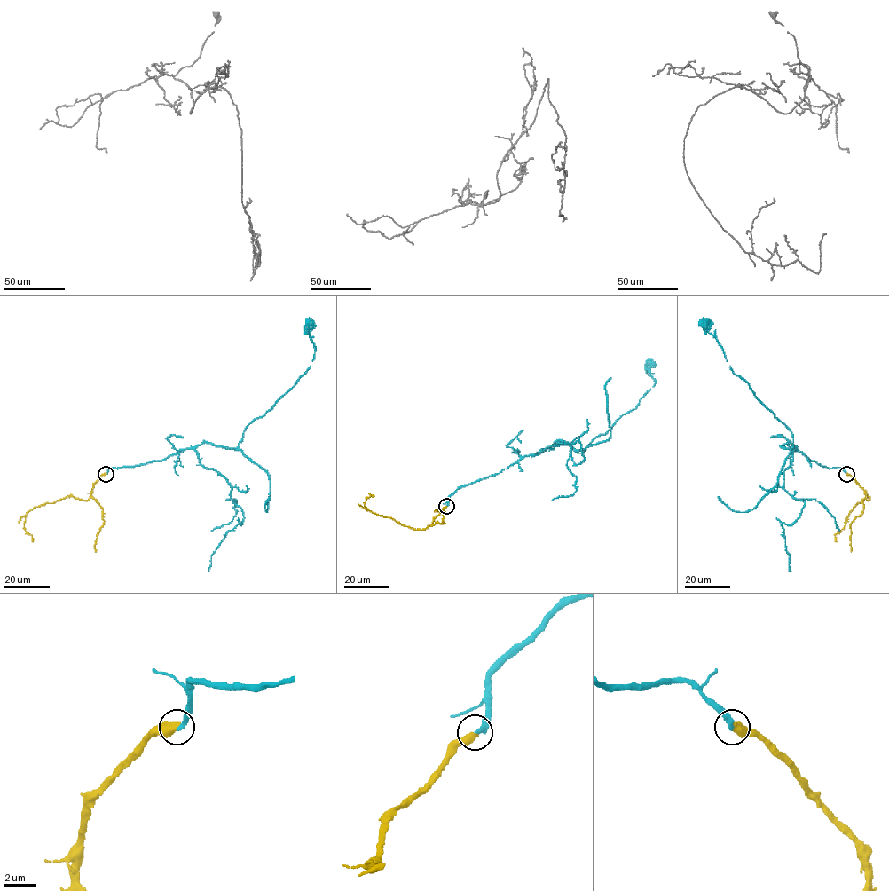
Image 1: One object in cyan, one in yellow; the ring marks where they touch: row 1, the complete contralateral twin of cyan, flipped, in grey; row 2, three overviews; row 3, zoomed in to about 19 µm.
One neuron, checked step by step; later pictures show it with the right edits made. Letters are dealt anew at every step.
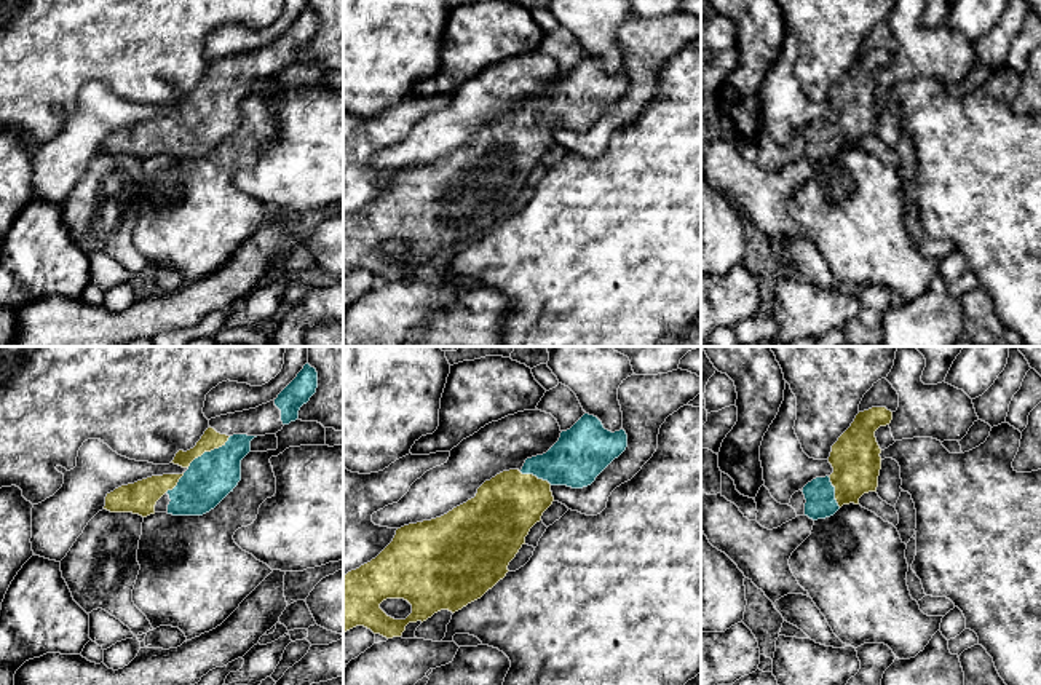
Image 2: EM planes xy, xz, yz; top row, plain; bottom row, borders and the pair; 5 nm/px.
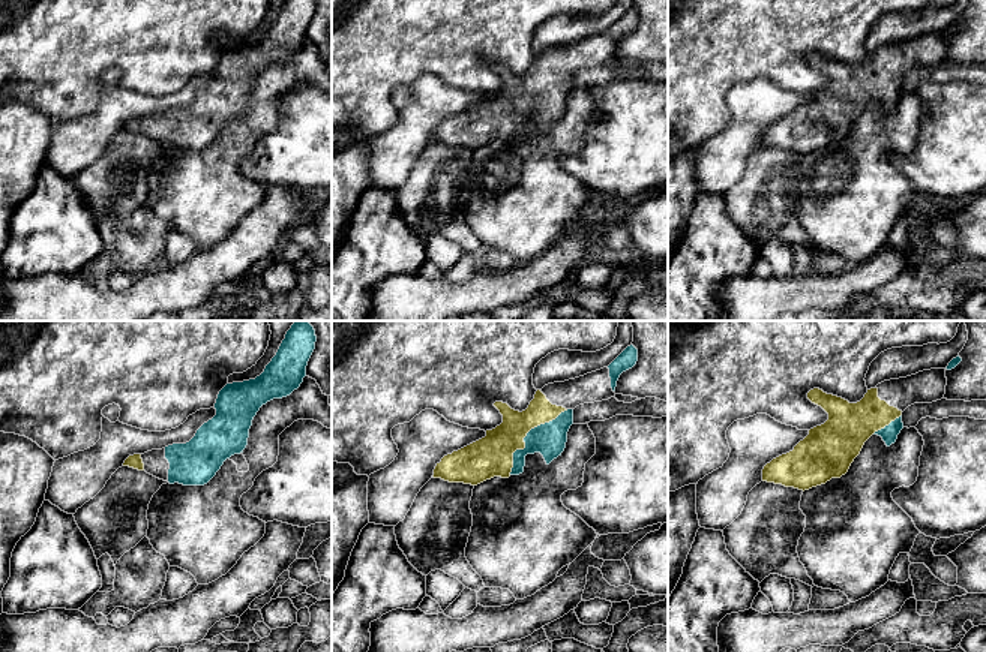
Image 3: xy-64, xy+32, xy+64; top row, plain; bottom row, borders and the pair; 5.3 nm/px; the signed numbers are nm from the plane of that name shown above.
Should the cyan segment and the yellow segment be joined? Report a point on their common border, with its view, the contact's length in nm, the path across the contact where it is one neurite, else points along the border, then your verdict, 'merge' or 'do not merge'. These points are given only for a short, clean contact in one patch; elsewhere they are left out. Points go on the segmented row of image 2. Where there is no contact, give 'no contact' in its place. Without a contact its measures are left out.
xy (208, 452) | 280 nm | merge

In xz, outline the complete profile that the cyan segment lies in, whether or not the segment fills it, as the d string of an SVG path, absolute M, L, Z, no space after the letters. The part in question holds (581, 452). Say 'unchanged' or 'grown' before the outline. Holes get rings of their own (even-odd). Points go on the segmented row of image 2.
grown; M584 414L570 430L560 433L559 441L546 453L527 458L520 471L503 471L485 481L474 498L441 517L398 529L393 541L375 559L343 575L343 632L364 626L386 639L401 637L409 623L423 623L441 610L455 613L481 599L506 576L508 565L525 544L530 529L541 521L543 513L552 505L551 487L583 489L591 485L626 447L627 434L624 430L612 433L604 428L597 417ZM386 599L407 600L412 605L412 613L406 620L388 616L380 608Z

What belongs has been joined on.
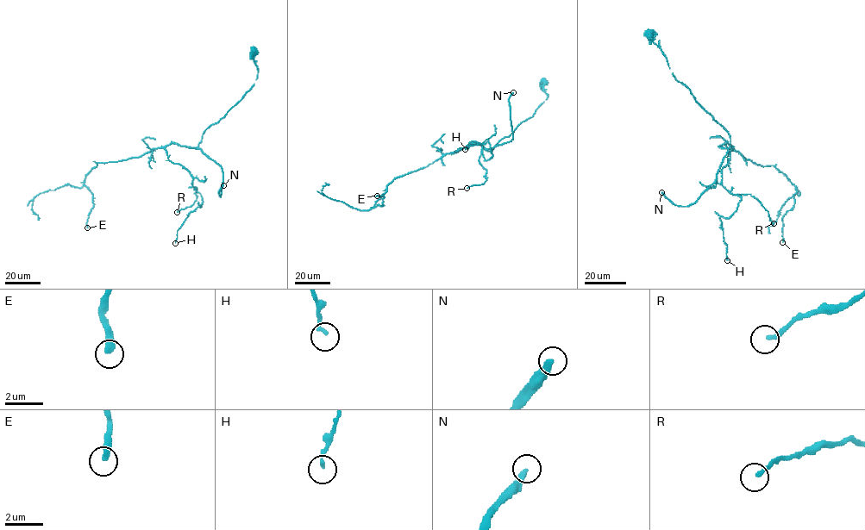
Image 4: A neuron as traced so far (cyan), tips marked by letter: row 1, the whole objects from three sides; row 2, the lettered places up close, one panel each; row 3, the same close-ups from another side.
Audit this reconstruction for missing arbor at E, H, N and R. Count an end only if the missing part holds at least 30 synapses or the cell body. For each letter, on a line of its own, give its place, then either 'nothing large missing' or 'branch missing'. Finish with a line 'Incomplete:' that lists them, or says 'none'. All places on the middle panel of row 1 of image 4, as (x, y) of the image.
E: (377, 196) | nothing large missing
H: (465, 149) | nothing large missing
N: (513, 92) | branch missing
R: (466, 188) | nothing large missing
Incomplete: N

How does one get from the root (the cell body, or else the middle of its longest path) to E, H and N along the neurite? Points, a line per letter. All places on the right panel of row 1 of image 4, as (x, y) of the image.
E: (650, 34), (673, 76), (729, 133), (730, 146), (719, 146), (774, 165), (795, 186), (782, 242)
H: (650, 34), (729, 133), (721, 184), (742, 200), (719, 218), (727, 260)
N: (650, 34), (673, 76), (730, 138), (730, 146), (716, 180), (694, 202), (678, 206), (661, 192)

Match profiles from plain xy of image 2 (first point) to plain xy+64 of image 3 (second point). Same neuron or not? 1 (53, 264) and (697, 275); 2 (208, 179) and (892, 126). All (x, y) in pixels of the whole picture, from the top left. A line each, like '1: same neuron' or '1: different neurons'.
1: same neuron
2: same neuron

